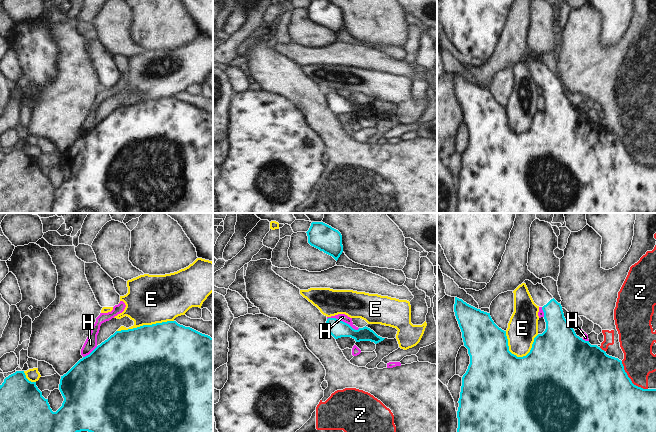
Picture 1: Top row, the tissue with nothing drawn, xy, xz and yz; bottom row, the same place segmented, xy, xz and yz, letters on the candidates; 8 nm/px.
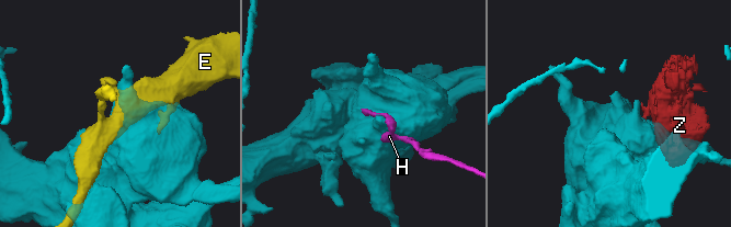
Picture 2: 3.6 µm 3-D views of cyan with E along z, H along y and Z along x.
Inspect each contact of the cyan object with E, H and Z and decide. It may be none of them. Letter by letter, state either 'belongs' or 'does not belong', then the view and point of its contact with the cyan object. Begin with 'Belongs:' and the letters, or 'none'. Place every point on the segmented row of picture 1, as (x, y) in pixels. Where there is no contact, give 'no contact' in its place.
Belongs: none
E: does not belong | yz (528, 353)
H: does not belong | xz (342, 321)
Z: does not belong | yz (630, 379)

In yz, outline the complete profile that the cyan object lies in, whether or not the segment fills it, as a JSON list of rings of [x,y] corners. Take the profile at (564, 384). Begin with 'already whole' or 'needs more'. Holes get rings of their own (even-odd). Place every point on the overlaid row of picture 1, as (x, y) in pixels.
needs more; [[[525,280],[524,283],[526,284],[526,286],[528,288],[528,291],[529,291],[534,303],[537,306],[541,307],[544,312],[546,329],[542,334],[538,334],[534,338],[534,342],[532,344],[532,348],[531,348],[530,352],[526,356],[523,356],[523,357],[517,357],[516,355],[512,354],[509,351],[506,331],[502,330],[494,323],[494,321],[492,320],[492,318],[490,316],[490,313],[481,311],[480,309],[477,309],[475,307],[467,304],[462,299],[455,297],[455,304],[454,304],[455,316],[456,316],[456,319],[458,321],[459,327],[462,332],[464,346],[468,349],[468,354],[470,356],[470,364],[468,366],[466,373],[462,377],[462,386],[461,386],[460,398],[458,401],[459,407],[458,407],[458,411],[457,411],[457,418],[458,418],[457,432],[656,432],[656,389],[643,389],[641,387],[634,385],[632,383],[631,379],[628,377],[627,373],[625,372],[624,366],[623,366],[621,360],[619,360],[618,358],[607,355],[606,352],[604,350],[602,350],[600,347],[598,347],[597,345],[591,345],[589,343],[589,341],[585,341],[576,335],[574,329],[568,324],[567,320],[564,317],[564,313],[563,313],[561,304],[558,303],[553,298],[553,296],[548,292],[548,290],[542,284],[537,283],[536,285],[534,285],[529,280]]]

